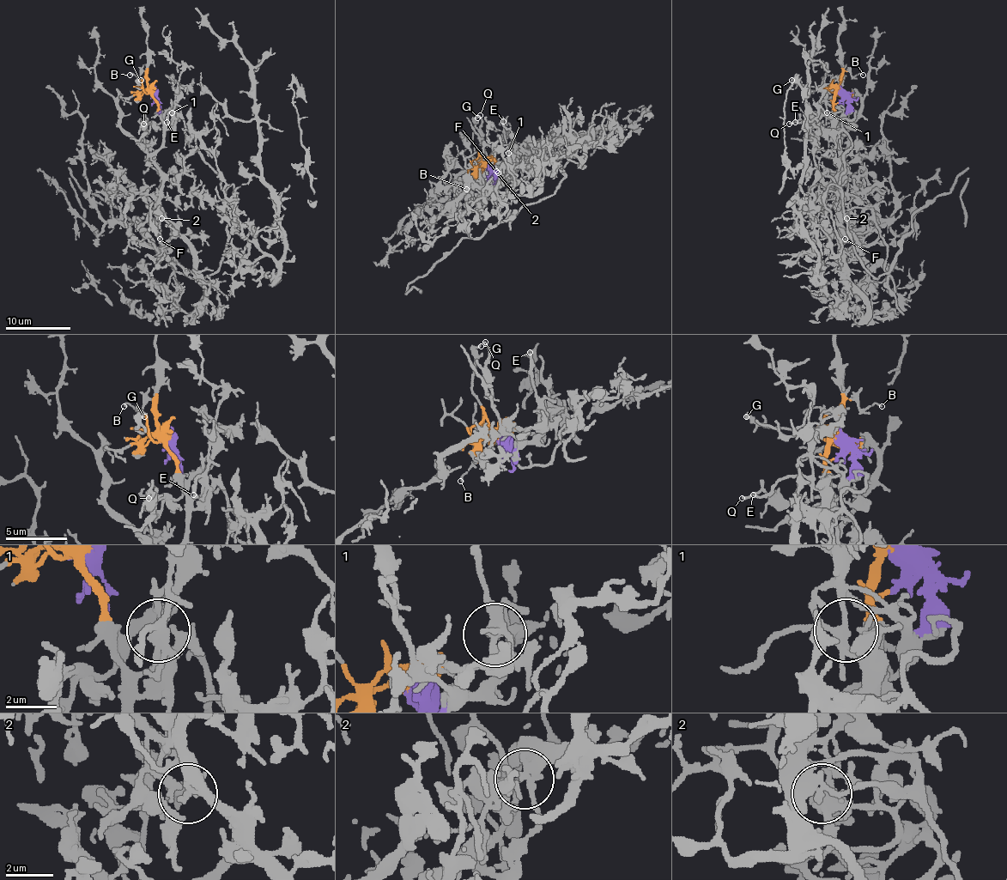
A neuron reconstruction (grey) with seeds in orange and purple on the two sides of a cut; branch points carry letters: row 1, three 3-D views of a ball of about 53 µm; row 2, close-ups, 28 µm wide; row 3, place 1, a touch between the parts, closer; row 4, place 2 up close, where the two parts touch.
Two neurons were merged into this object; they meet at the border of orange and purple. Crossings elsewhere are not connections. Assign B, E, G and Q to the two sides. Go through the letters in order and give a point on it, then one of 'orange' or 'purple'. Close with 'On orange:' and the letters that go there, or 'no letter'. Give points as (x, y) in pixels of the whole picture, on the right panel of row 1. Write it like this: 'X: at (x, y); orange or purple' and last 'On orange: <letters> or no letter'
B: at (863, 75); orange
E: at (795, 122); purple
G: at (791, 80); orange
Q: at (789, 124); purple
On orange: B, G

